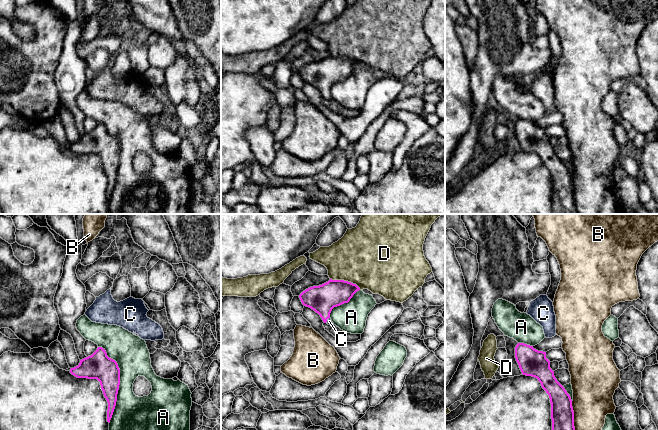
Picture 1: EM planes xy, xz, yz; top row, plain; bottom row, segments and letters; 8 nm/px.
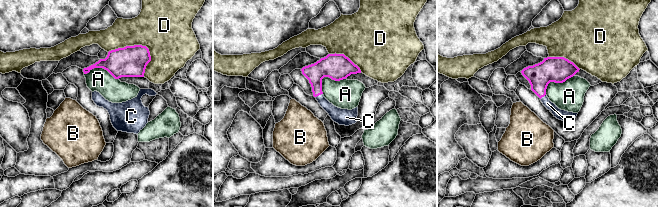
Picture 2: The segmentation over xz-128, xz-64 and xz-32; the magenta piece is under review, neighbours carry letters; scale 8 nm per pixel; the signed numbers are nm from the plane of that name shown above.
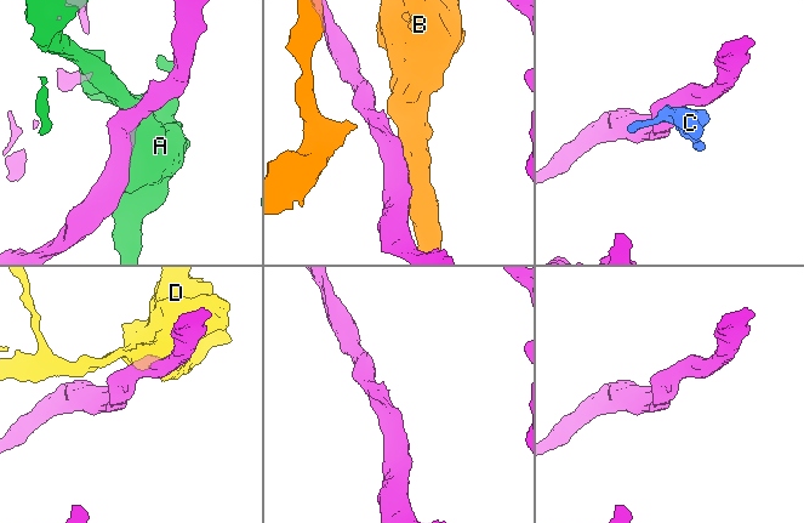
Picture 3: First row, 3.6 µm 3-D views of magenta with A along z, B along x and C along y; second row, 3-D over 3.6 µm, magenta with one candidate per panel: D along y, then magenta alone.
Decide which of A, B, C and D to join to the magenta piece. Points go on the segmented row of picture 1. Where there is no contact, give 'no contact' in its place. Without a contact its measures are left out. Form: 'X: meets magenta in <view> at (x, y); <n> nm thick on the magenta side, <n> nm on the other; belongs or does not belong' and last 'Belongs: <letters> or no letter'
A: meets magenta in xy at (119, 383); 220 nm thick on the magenta side, 280 nm on the other; does not belong
B: meets magenta in yz at (573, 415); 190 nm thick on the magenta side, 320 nm on the other; does not belong
C: meets magenta in xz at (326, 320); 220 nm thick on the magenta side, 50 nm on the other; belongs
D: meets magenta in xz at (345, 281); 220 nm thick on the magenta side, 460 nm on the other; does not belong
Belongs: C

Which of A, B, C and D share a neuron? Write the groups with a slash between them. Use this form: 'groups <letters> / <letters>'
groups A / B / C / D

